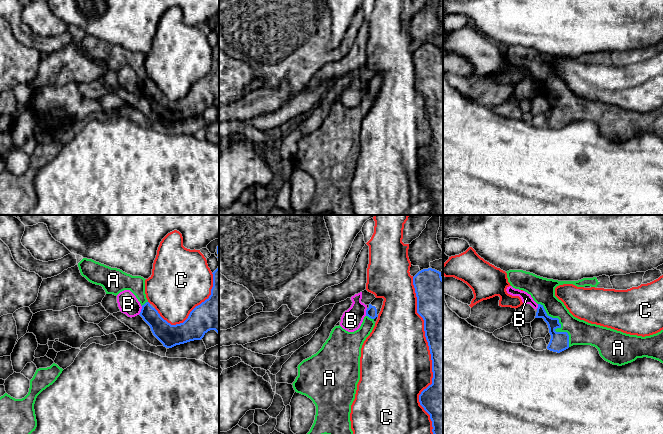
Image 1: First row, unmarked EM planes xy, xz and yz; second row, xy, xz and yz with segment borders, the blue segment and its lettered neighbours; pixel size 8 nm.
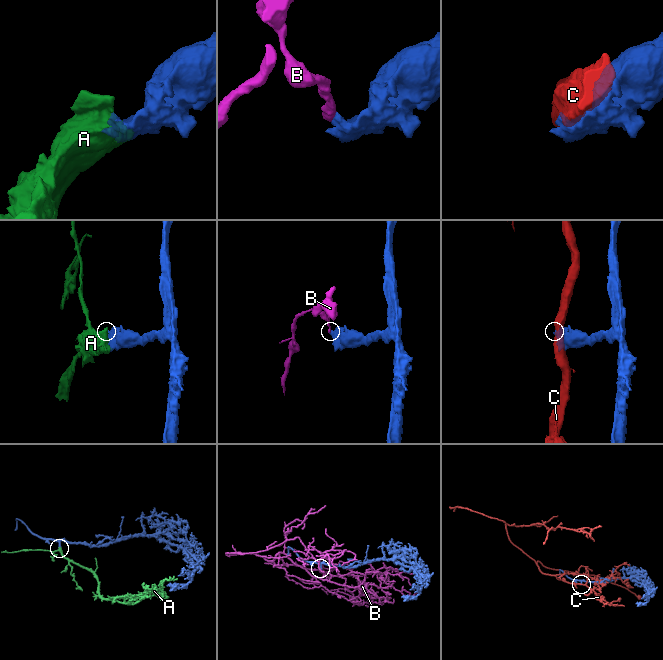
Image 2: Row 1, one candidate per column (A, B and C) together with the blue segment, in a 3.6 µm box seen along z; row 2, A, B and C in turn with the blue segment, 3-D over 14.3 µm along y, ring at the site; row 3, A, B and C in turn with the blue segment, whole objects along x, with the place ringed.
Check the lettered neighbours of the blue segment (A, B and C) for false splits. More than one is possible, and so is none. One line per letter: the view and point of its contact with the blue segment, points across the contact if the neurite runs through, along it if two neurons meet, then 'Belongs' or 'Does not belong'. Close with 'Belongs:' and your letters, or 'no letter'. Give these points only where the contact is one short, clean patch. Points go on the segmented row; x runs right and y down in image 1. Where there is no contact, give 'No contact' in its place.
A: Touches blue at yz (560, 326). Belongs
B: Touches blue at xy (141, 310). Boundary: xy (142, 306), (138, 314). Does not belong
C: Touches blue at xz (431, 356). Does not belong
Belongs: A

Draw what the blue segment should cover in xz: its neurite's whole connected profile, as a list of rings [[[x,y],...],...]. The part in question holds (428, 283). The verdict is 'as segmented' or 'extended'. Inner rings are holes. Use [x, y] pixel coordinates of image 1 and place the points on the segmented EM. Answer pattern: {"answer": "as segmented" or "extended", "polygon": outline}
{"answer": "as segmented", "polygon": [[[428,268],[413,277],[417,297],[417,313],[424,320],[425,337],[432,360],[432,384],[419,395],[420,405],[430,415],[433,434],[443,434],[443,279],[441,272]]]}

